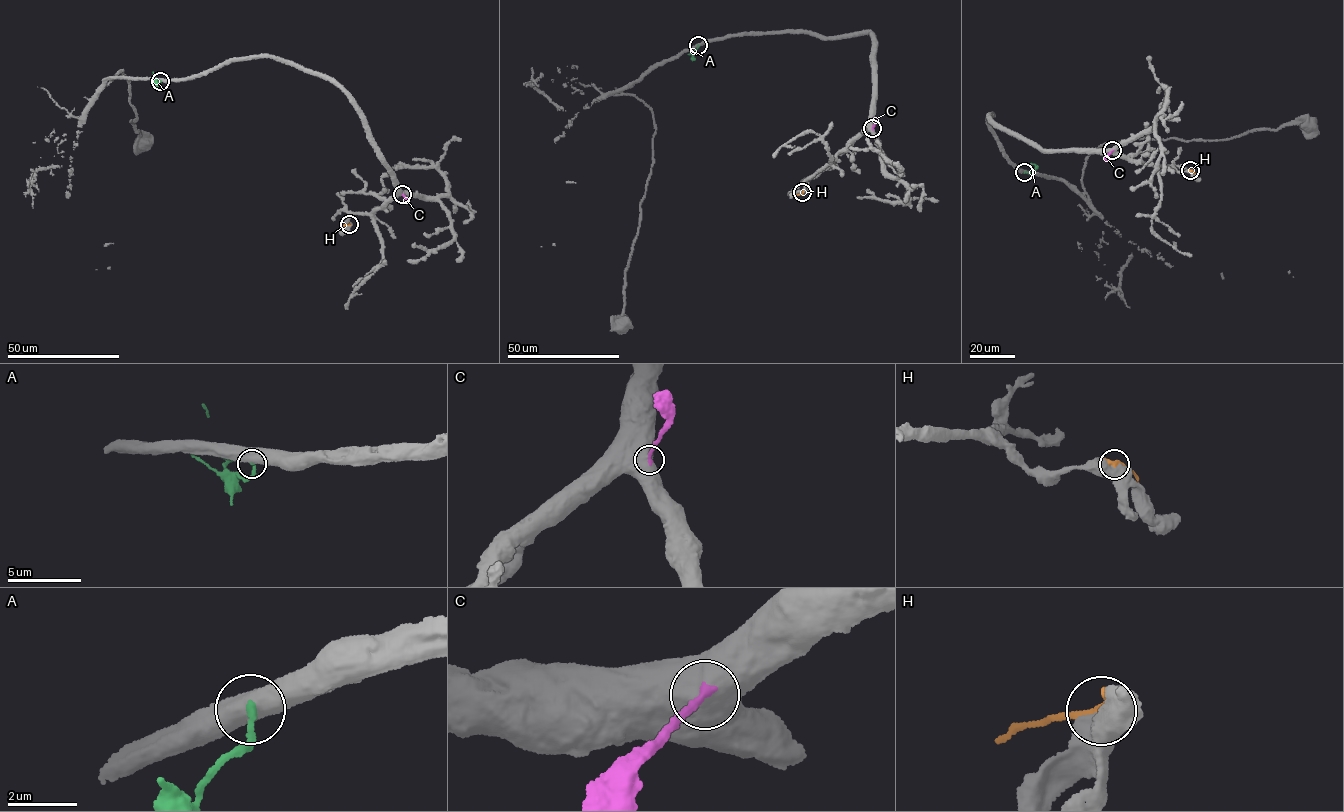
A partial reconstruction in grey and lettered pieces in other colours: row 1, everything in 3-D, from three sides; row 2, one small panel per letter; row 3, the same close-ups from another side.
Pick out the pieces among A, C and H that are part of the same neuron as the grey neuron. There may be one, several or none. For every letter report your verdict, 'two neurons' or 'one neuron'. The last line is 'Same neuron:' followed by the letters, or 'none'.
A: two neurons
C: one neuron
H: two neurons
Same neuron: C

